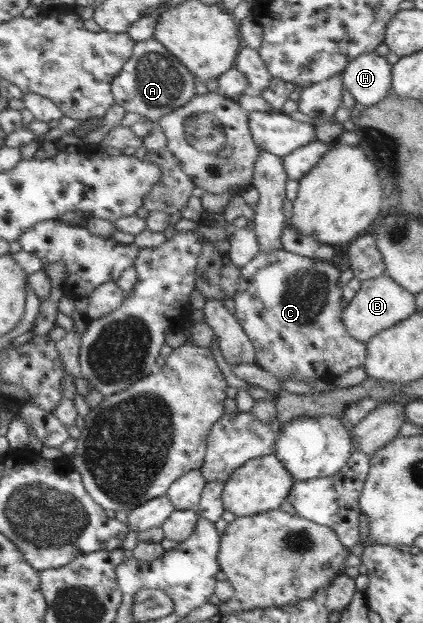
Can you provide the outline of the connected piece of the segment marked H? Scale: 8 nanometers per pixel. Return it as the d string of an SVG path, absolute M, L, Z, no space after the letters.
M375 52L358 55L342 71L342 87L363 106L377 104L391 89L391 64Z

